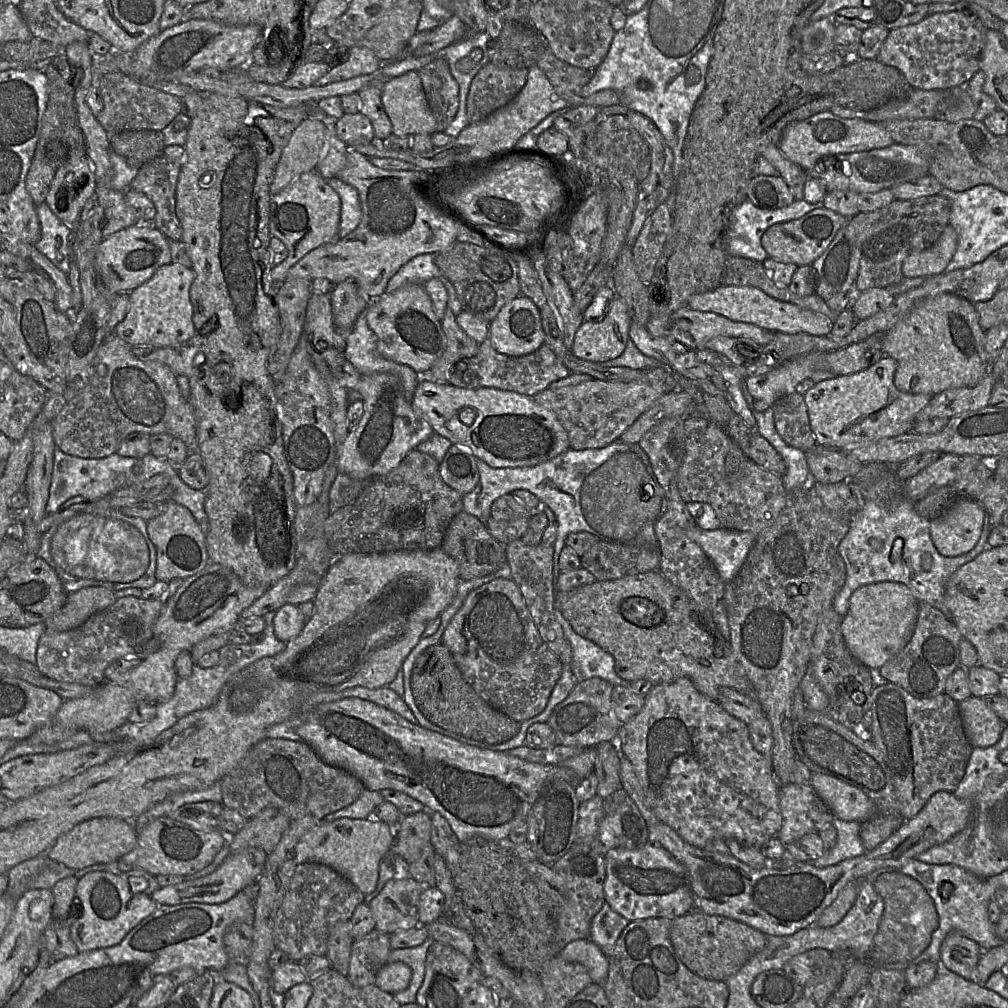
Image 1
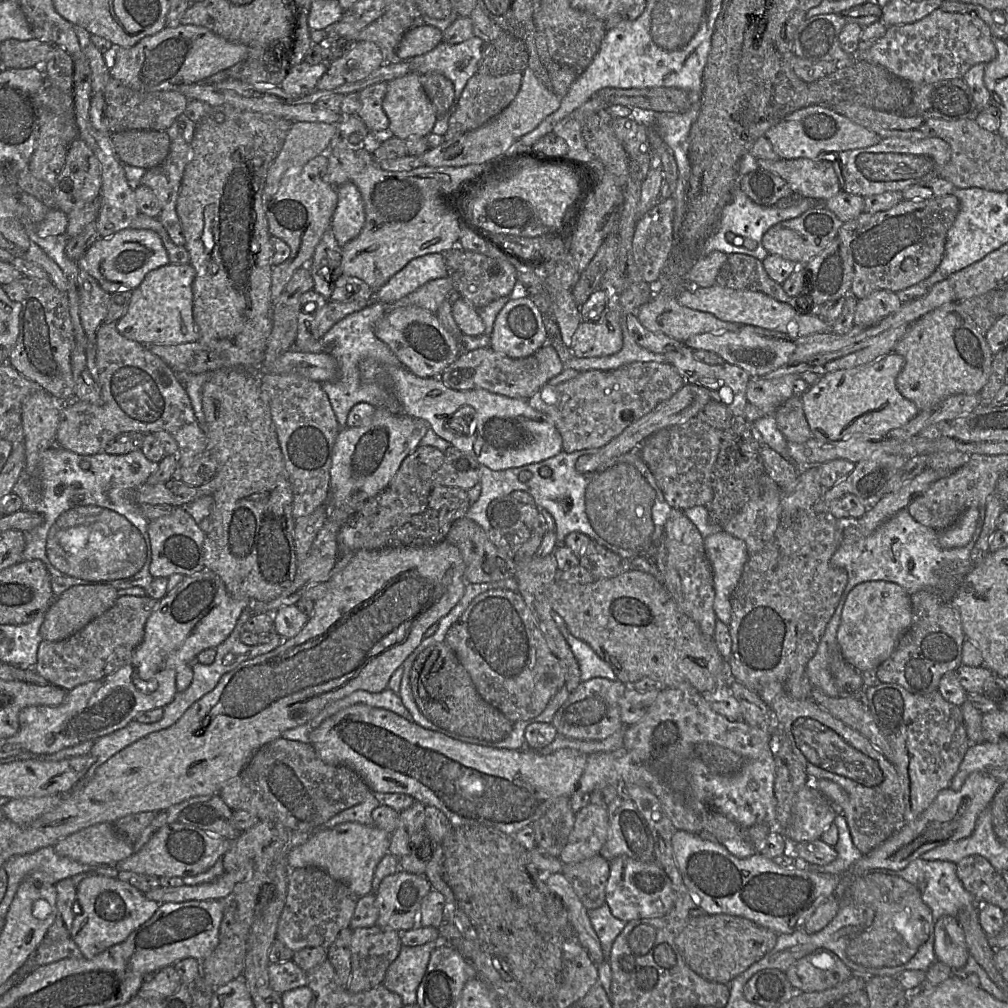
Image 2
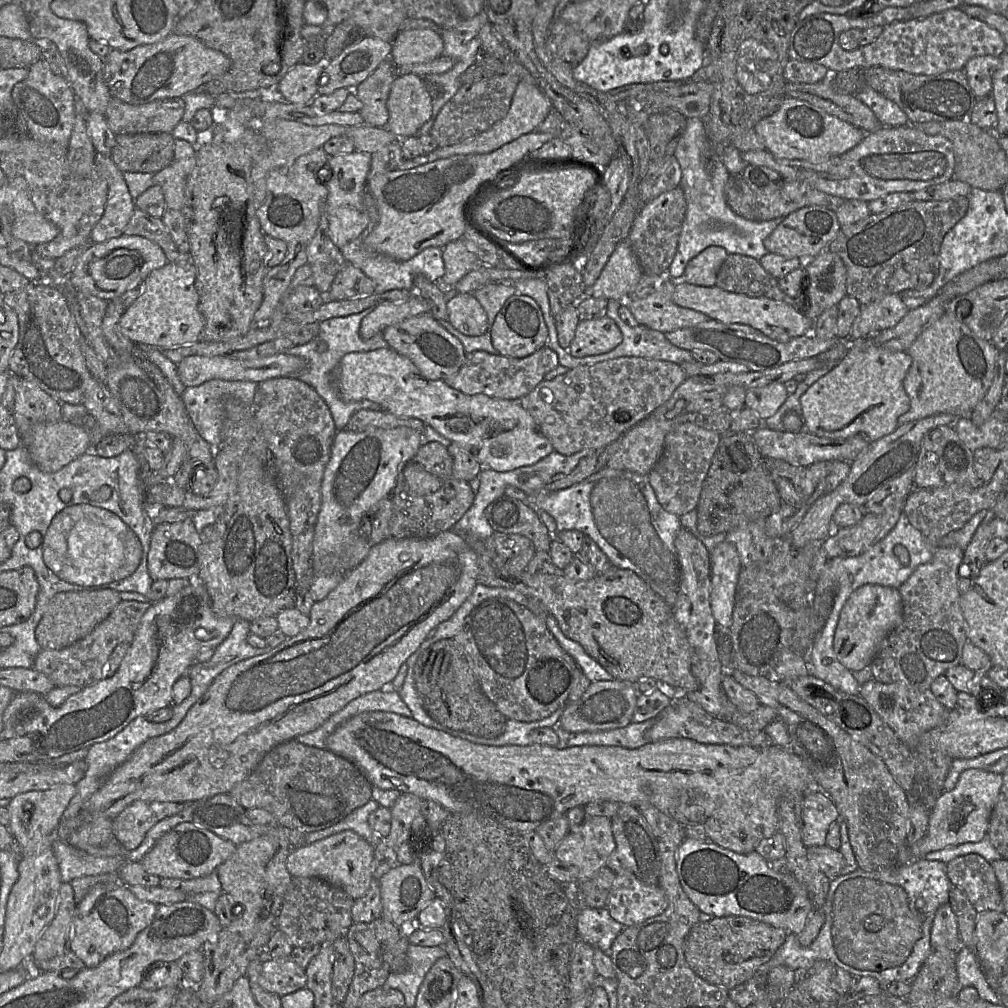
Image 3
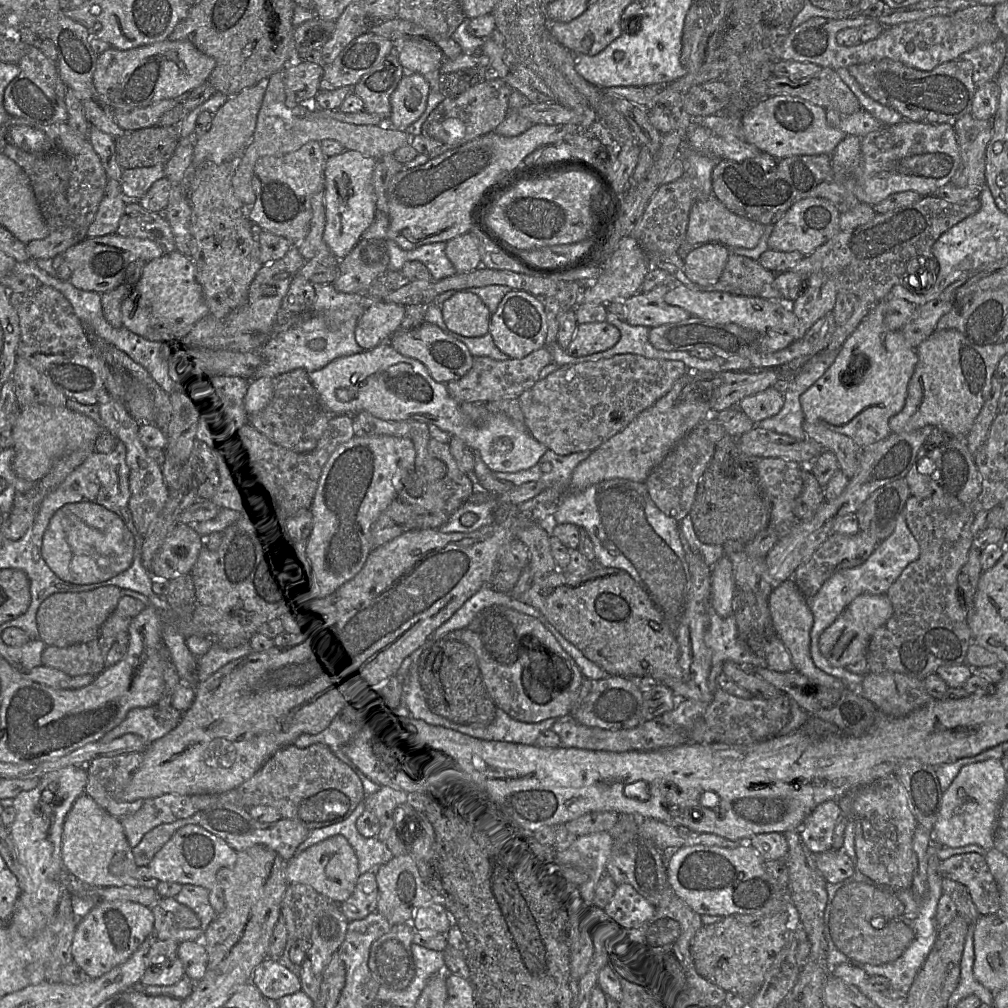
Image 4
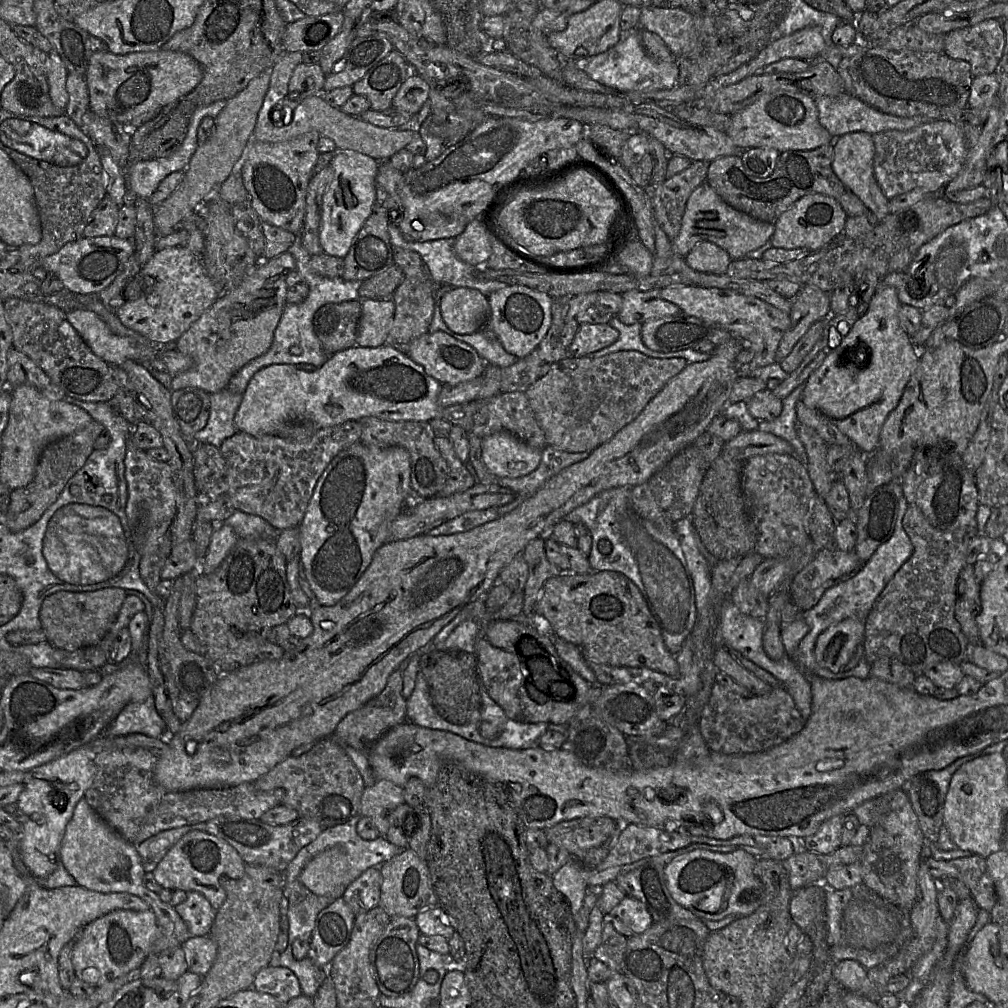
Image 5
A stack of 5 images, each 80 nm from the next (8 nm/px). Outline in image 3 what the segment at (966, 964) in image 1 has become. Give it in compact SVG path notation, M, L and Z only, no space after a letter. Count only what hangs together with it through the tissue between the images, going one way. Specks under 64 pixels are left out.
M950 903L941 905L935 914L931 928L931 947L947 947L959 952L963 943L958 930L958 921Z

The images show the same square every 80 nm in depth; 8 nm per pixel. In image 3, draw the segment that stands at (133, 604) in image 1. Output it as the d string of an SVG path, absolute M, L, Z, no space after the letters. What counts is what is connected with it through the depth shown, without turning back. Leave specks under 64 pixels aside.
M121 600L110 615L87 636L61 649L41 649L33 668L46 675L55 686L89 686L106 676L107 661L114 648L123 642L131 644L141 618L151 602Z

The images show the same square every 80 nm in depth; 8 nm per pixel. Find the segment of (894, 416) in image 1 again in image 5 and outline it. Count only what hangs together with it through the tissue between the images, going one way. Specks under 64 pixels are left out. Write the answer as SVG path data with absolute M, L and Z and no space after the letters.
M880 286L864 315L854 323L840 345L832 350L823 363L808 377L801 394L801 400L808 408L828 417L831 423L866 455L878 449L883 424L899 404L919 360L920 350L900 326L898 318L900 306L896 289L891 286Z

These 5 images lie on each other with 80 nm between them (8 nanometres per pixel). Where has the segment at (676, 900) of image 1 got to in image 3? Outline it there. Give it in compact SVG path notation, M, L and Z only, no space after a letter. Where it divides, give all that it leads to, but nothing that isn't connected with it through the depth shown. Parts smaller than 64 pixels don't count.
M629 871L618 872L606 907L627 928L660 915L667 907L667 897L659 885L647 885Z

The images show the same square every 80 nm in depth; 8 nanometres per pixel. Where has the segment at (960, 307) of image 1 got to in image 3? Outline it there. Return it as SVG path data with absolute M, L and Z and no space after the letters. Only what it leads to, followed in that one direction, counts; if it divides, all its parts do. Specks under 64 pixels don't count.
M944 313L923 330L906 352L912 358L903 380L910 408L898 418L898 426L936 414L950 414L957 418L968 416L992 383L1000 350Z

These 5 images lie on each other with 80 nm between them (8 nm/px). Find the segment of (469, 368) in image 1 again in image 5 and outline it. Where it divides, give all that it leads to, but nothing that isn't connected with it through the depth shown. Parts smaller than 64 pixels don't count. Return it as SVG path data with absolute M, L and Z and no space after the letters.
M535 349L527 356L520 358L516 363L500 368L496 365L486 364L483 373L469 381L461 382L456 385L443 384L438 396L438 404L444 409L452 405L470 402L473 400L483 400L506 392L525 392L539 377L540 367L544 362L538 356Z

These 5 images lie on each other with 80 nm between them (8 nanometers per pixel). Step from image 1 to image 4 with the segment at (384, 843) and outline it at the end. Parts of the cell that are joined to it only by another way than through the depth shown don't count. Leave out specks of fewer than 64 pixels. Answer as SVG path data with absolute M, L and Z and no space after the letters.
M335 835L294 856L287 862L285 876L289 883L311 886L318 893L341 904L352 895L360 873L357 856L348 840L342 835Z

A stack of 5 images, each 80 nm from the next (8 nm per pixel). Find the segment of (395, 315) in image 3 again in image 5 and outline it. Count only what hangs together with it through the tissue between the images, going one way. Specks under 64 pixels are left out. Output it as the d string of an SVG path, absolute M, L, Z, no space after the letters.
M390 300L361 301L361 316L356 335L356 346L378 347L385 343L395 312Z

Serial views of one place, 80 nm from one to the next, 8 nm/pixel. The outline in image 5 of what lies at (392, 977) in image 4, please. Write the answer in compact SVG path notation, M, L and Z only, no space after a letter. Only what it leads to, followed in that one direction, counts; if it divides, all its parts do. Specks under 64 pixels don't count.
M391 917L370 951L370 966L379 993L399 997L410 992L419 980L420 965L416 951L419 928L414 918Z

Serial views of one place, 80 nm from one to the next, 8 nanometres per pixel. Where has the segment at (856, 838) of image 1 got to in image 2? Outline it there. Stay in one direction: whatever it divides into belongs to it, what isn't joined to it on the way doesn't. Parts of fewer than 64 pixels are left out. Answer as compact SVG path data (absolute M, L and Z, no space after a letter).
M838 813L834 822L838 828L838 842L834 847L837 852L836 859L824 866L805 864L805 867L808 870L820 873L843 875L850 870L851 866L855 862L864 856L853 844L845 817Z

